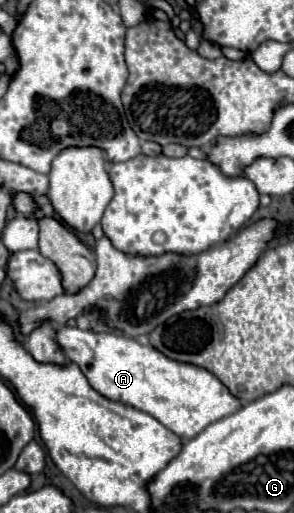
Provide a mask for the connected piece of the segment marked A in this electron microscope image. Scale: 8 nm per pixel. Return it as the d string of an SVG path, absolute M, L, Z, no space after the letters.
M61 326L55 332L55 340L65 356L81 368L97 392L151 414L177 436L193 438L209 424L241 408L241 402L231 396L211 372L169 360L153 346L141 346L135 338L115 336L111 332L79 330L77 326Z

